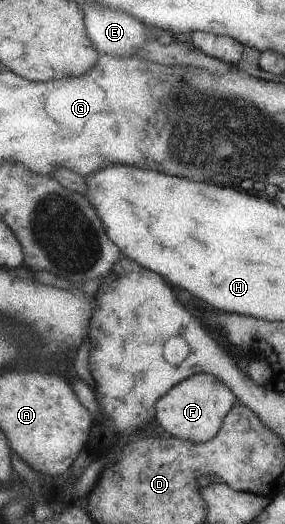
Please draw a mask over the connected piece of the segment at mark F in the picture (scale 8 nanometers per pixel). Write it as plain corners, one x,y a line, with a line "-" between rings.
198,373
174,385
155,404
158,426
172,438
188,442
206,442
221,429
226,413
236,404
237,397
225,383
212,374

